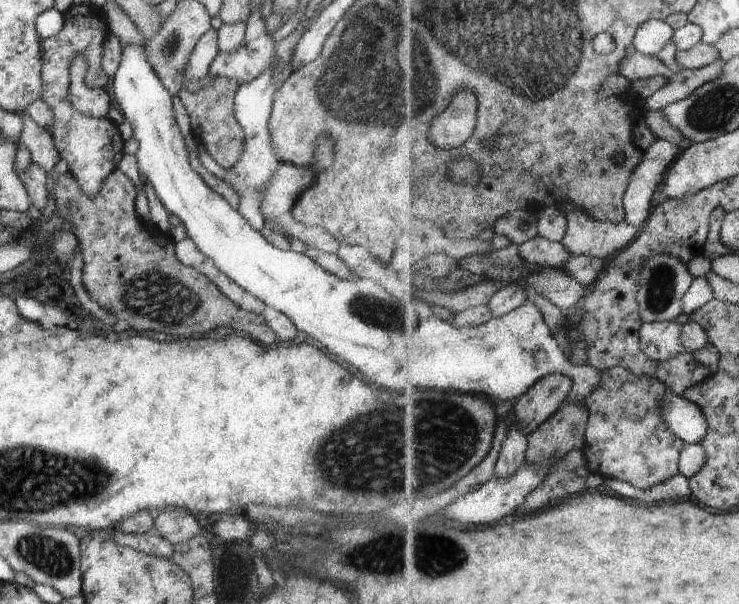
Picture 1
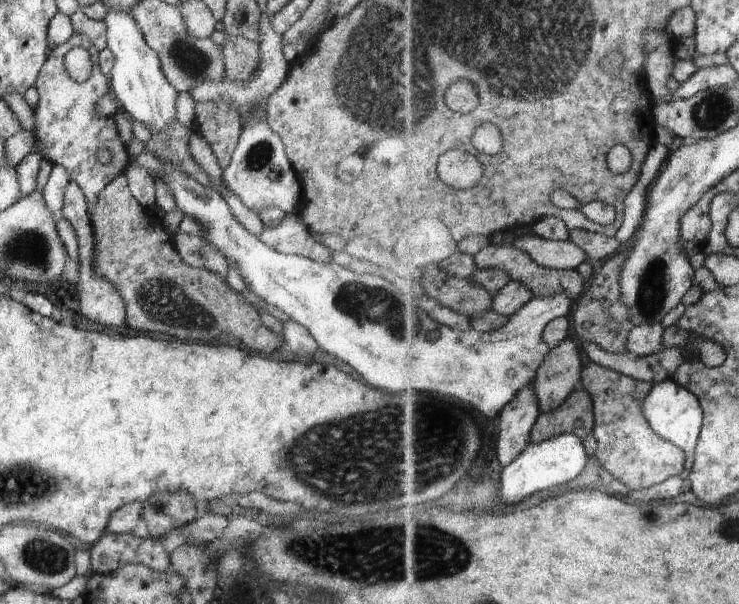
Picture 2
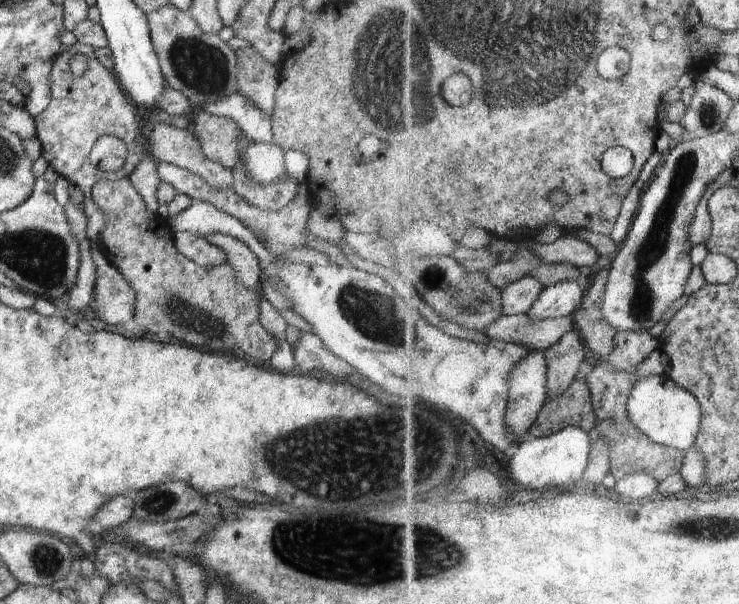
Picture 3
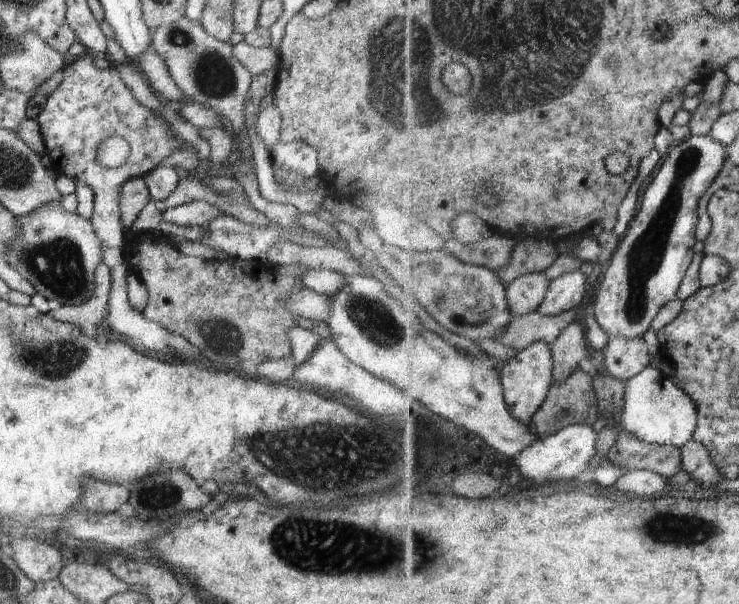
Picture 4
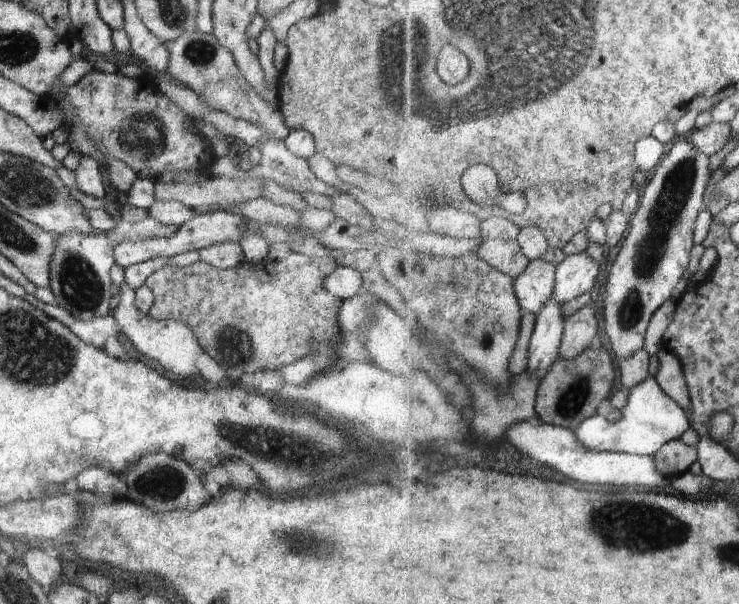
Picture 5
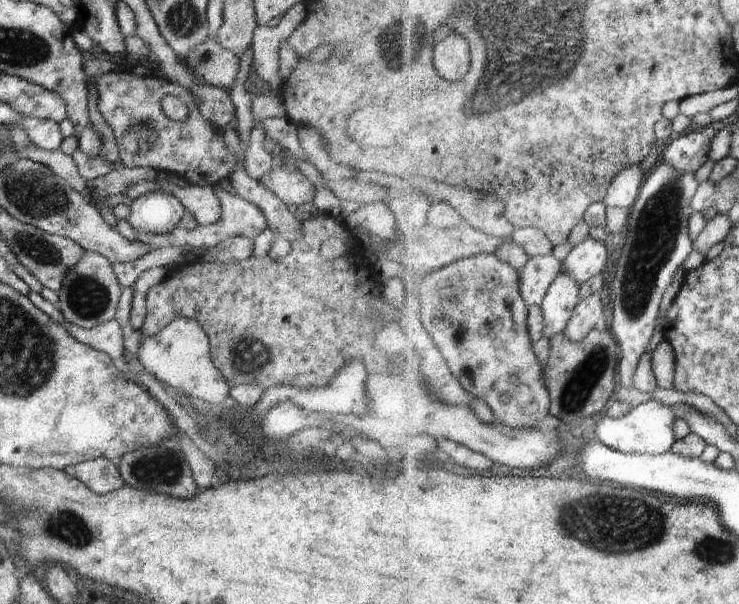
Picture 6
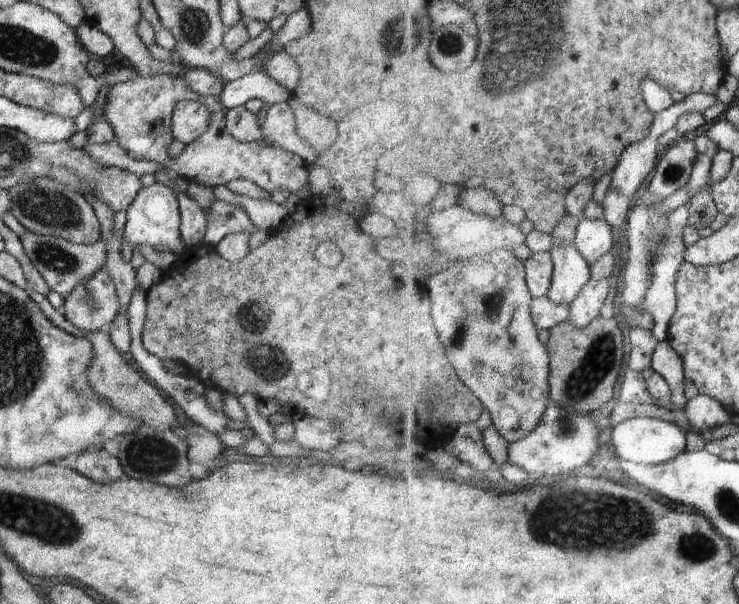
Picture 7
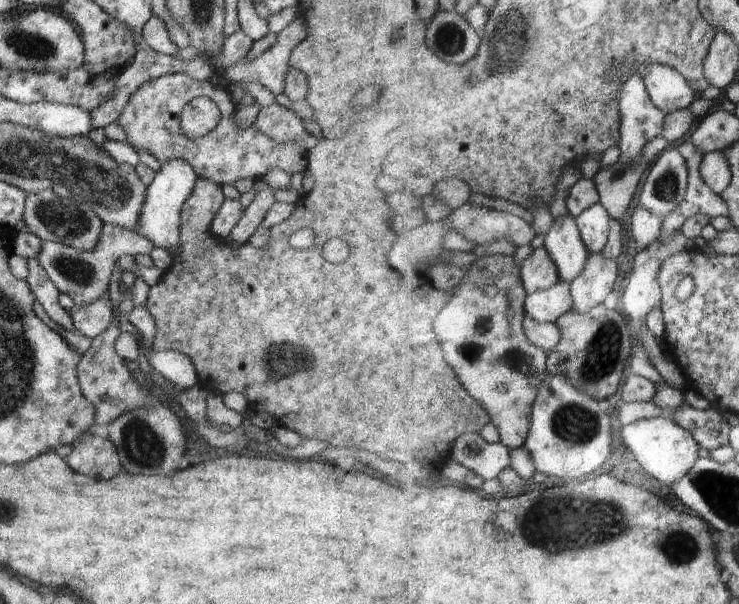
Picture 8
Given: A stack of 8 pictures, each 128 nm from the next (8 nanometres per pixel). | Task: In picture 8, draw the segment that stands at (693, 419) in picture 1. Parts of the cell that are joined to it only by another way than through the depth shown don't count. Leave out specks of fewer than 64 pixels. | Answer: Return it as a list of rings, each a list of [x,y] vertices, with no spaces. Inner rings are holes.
[[[666,416],[642,419],[626,425],[622,428],[622,436],[628,450],[636,454],[636,458],[649,476],[668,486],[686,478],[700,460],[702,446],[698,444],[693,432]]]

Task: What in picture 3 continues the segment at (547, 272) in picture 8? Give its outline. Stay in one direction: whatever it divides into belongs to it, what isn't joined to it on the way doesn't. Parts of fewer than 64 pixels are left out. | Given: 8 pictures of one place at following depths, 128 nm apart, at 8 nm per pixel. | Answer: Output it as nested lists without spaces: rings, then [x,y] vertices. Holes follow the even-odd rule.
[[[528,275],[503,289],[503,314],[526,315],[544,292],[544,285],[534,276]]]

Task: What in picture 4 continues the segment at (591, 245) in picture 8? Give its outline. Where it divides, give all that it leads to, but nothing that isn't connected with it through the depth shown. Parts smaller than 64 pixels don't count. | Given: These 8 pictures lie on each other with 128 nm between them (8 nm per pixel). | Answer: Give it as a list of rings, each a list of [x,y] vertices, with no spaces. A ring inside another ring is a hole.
[[[582,271],[568,273],[553,280],[546,295],[544,306],[540,308],[543,315],[562,315],[579,309],[588,294],[588,275]]]

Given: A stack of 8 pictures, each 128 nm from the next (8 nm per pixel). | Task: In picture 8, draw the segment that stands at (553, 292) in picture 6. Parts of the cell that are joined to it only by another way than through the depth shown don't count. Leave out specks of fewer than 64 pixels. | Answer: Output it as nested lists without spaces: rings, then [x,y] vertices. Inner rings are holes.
[[[569,212],[562,219],[556,219],[554,228],[546,237],[546,247],[557,262],[561,281],[573,284],[582,276],[591,257],[577,218]]]

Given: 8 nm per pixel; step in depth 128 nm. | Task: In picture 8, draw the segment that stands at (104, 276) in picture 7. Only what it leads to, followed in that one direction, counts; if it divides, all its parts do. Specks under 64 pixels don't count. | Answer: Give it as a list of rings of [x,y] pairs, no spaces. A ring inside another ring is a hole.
[[[108,292],[93,300],[90,304],[79,304],[69,308],[68,314],[72,319],[75,329],[88,341],[98,333],[105,331],[115,316],[113,302]]]

